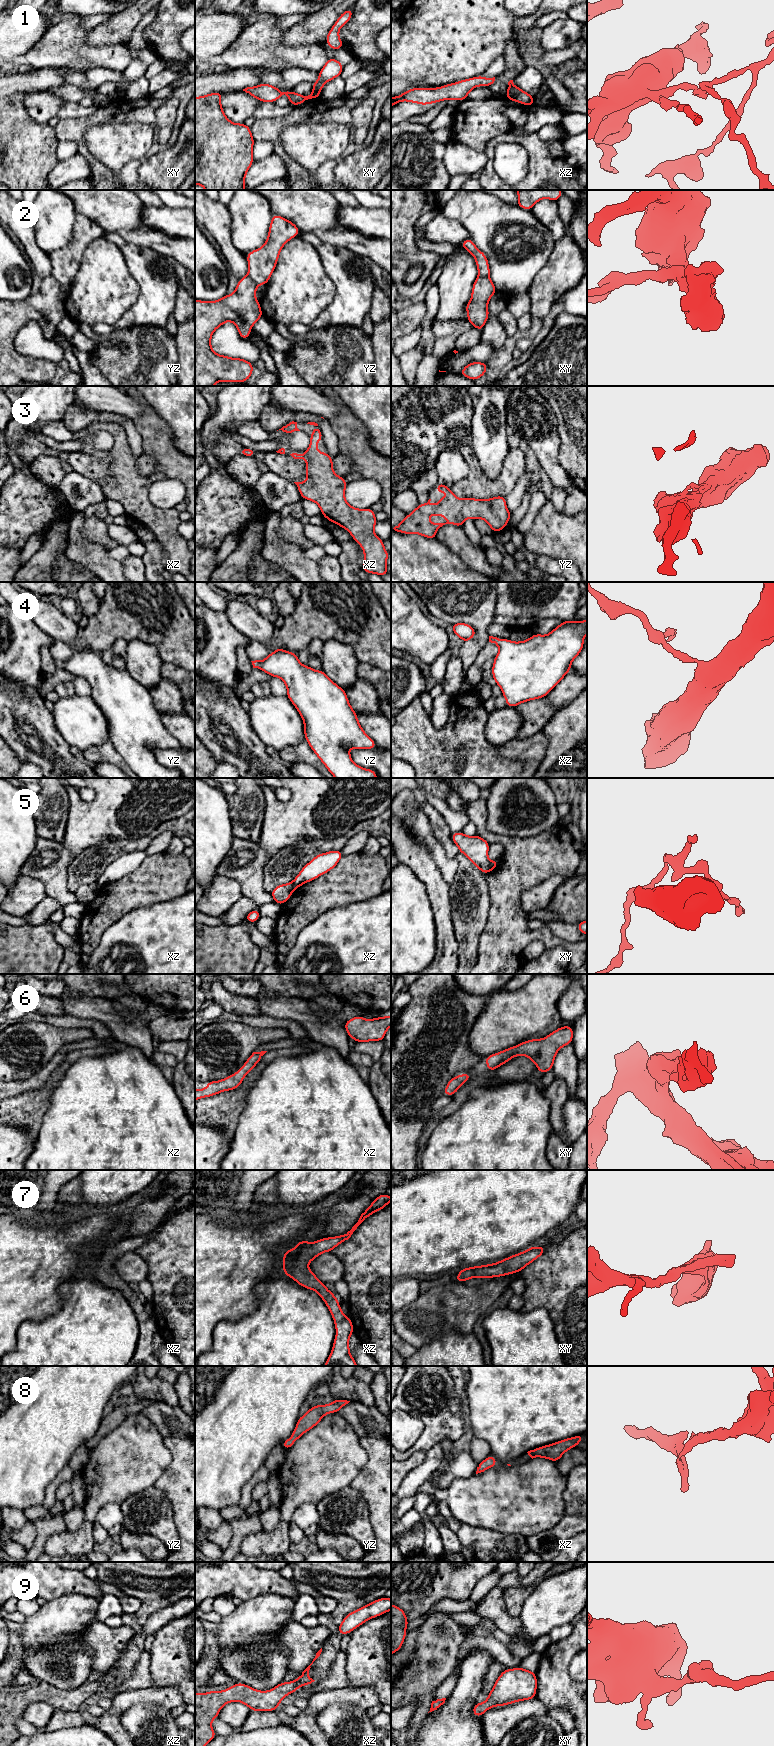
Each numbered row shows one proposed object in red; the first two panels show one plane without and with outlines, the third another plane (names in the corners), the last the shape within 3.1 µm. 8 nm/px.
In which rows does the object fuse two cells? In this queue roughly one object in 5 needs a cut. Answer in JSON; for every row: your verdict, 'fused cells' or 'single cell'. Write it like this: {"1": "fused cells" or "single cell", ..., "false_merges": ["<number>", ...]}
{"1": "fused cells", "2": "fused cells", "3": "single cell", "4": "single cell", "5": "fused cells", "6": "single cell", "7": "single cell", "8": "single cell", "9": "single cell", "false_merges": ["1", "2", "5"]}

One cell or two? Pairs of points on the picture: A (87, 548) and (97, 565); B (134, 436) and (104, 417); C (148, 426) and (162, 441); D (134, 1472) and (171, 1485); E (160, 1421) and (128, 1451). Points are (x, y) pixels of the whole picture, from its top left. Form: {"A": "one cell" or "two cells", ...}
{"A": "one cell", "B": "one cell", "C": "one cell", "D": "two cells", "E": "two cells"}

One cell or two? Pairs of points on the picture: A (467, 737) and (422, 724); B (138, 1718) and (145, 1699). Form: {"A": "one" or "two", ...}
{"A": "one", "B": "two"}

